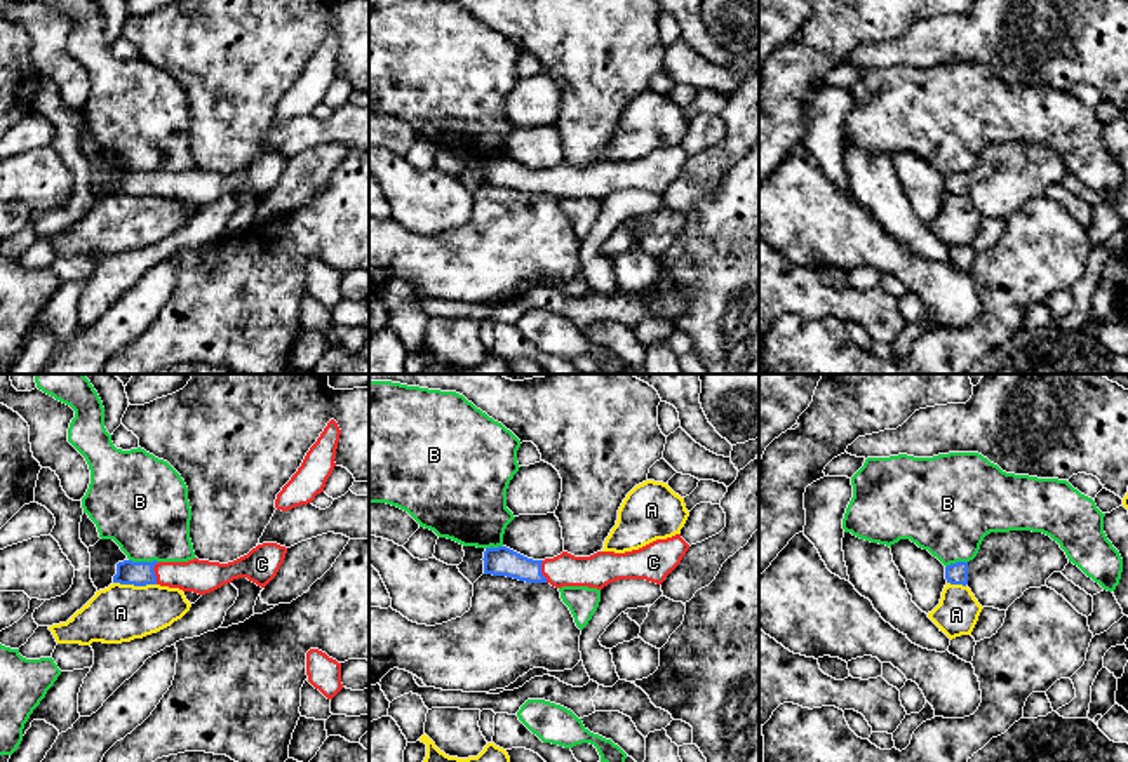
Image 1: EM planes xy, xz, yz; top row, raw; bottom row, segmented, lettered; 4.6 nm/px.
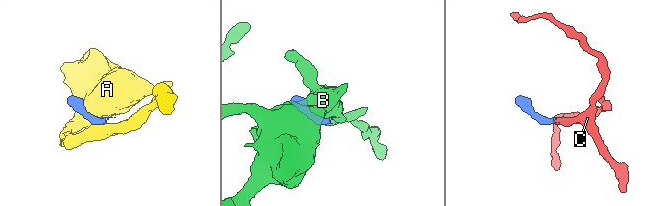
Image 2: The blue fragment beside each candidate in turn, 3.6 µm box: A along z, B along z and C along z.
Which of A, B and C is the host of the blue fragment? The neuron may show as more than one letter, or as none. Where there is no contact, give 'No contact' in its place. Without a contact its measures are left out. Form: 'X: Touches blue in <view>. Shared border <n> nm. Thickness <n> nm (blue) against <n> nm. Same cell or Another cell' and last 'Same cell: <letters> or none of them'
A: Touches blue in xy. Shared border 200 nm. Thickness 110 nm (blue) against 280 nm. Another cell
B: Touches blue in xy. Shared border 140 nm. Thickness 110 nm (blue) against 400 nm. Another cell
C: Touches blue in xy. Shared border 110 nm. Thickness 110 nm (blue) against 160 nm. Same cell
Same cell: C

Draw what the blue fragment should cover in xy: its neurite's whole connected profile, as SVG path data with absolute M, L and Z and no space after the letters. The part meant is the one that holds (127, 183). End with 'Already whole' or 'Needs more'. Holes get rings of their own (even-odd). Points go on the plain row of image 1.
M263 153L228 174L198 169L188 172L124 170L117 174L113 193L134 197L160 195L205 205L233 190L247 188L265 198L277 186L285 164L285 157Z. Needs more

